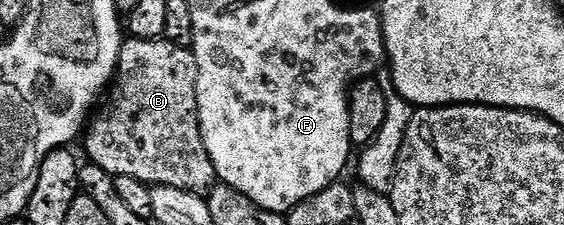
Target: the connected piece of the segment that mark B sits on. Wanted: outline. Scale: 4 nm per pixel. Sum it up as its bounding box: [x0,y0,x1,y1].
[83,37,218,195]

